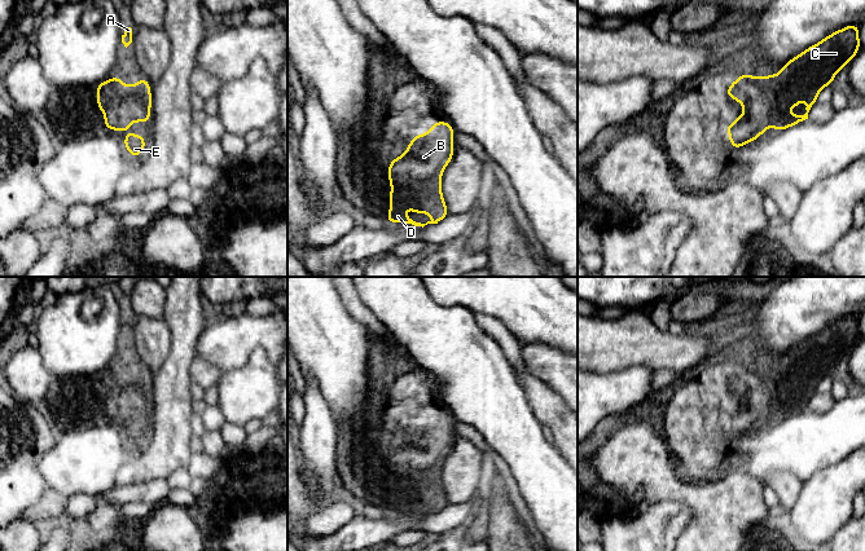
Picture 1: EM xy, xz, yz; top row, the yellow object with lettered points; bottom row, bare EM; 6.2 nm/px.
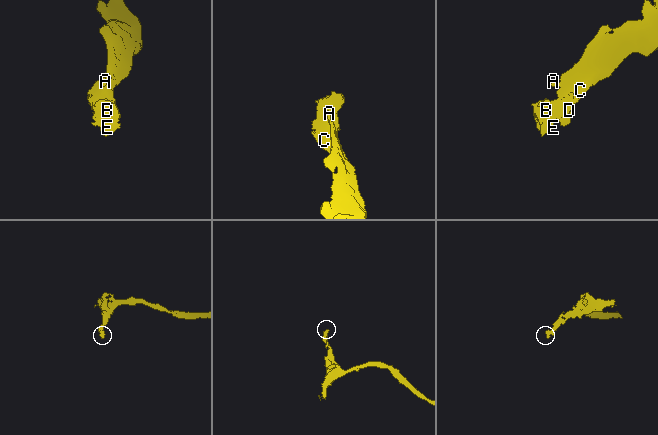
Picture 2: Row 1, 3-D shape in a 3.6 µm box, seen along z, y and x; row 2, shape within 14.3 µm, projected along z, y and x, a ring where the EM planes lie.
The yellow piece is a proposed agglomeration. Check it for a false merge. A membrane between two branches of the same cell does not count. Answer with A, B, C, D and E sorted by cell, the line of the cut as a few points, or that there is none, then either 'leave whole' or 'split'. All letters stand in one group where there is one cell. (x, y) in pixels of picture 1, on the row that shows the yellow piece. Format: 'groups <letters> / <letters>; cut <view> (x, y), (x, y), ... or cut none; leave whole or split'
groups A B C D E; cut none; leave whole

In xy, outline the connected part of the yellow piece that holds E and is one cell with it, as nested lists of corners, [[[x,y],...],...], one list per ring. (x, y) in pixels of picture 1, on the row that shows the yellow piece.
[[[128,133],[123,142],[132,157],[139,157],[145,149],[145,138],[142,135]]]

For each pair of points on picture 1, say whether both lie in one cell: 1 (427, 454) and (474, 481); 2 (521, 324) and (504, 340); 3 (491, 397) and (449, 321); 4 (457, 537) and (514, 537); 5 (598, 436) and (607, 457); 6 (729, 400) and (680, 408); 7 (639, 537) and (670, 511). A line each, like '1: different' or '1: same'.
1: different
2: different
3: same
4: different
5: different
6: same
7: same

